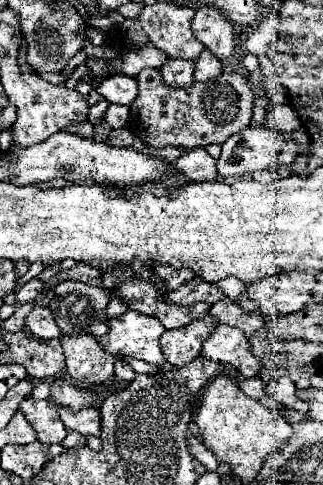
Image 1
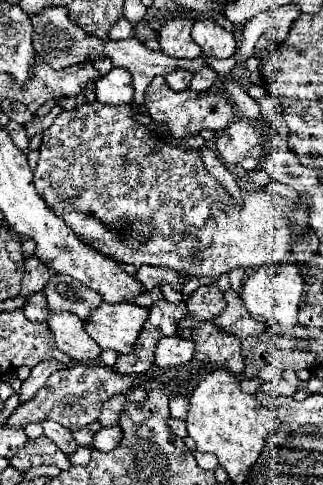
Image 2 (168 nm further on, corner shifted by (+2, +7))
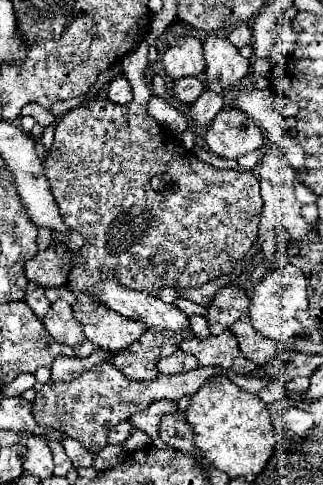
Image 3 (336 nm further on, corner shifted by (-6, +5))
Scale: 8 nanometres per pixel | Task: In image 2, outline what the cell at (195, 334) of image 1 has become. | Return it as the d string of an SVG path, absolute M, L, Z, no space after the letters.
M180 335L164 337L156 347L156 365L158 367L174 367L188 363L194 355L192 339L184 339Z

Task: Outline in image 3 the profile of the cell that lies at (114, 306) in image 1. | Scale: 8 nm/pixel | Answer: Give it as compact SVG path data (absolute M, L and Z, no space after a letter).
M182 297L176 301L176 307L178 307L180 311L184 311L188 317L192 317L192 315L202 315L202 317L206 317L206 315L208 315L208 309L206 309L206 307L194 305L192 301L186 301L186 299L182 299Z

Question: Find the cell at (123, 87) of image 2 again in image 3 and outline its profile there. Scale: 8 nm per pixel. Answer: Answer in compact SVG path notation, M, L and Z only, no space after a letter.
M118 75L118 77L114 77L112 81L110 81L110 85L108 85L108 99L112 101L112 103L118 103L118 105L124 105L124 103L130 103L132 101L132 87L130 87L130 83L128 83L128 79L124 77L124 75Z

